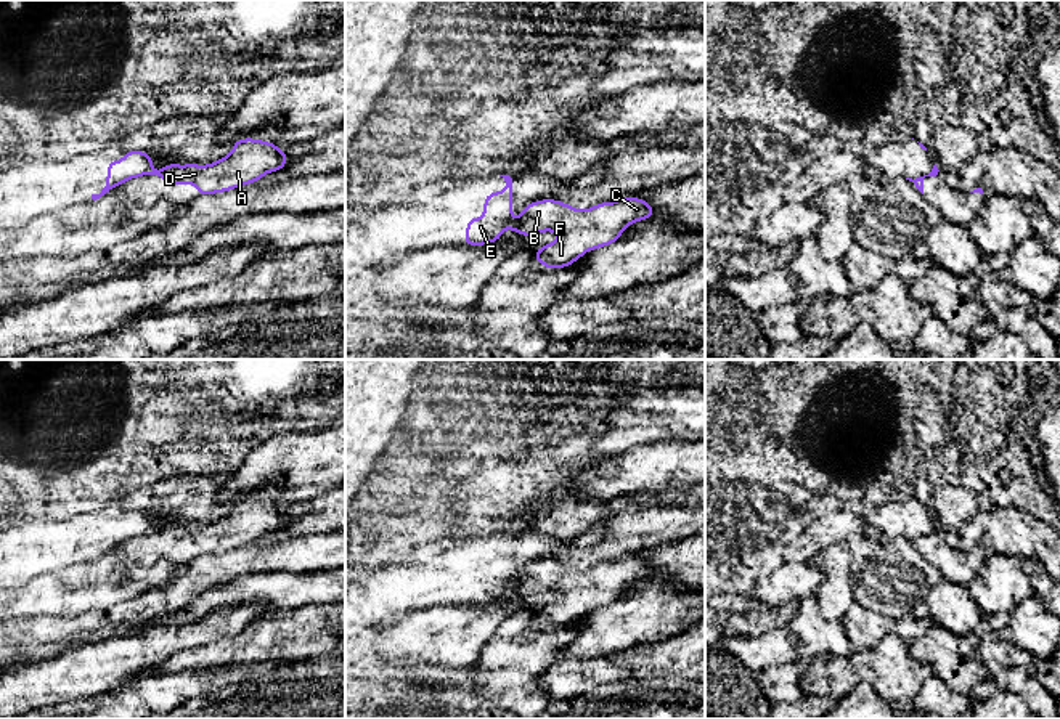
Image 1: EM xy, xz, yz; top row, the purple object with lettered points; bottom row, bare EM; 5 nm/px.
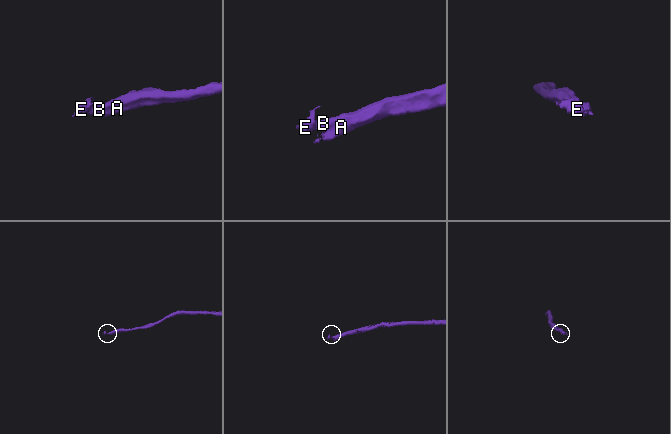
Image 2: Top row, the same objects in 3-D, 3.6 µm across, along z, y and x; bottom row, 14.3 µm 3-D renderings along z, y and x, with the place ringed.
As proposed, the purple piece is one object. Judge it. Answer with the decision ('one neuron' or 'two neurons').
two neurons

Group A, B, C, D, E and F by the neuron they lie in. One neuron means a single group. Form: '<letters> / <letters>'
A B C D F / E

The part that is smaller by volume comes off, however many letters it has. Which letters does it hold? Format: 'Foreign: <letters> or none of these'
Foreign: E

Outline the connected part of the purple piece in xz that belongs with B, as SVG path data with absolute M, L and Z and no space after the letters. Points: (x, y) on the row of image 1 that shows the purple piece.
M633 196L599 202L586 210L556 199L541 199L522 209L511 233L519 231L522 238L544 231L559 233L554 242L533 250L533 263L543 262L543 270L567 268L586 252L614 244L626 226L649 220L654 213L649 202Z

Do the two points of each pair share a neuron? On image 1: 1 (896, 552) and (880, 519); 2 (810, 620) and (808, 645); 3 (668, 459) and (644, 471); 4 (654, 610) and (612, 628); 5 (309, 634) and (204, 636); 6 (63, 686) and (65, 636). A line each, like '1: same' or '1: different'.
1: different
2: same
3: same
4: same
5: different
6: different

